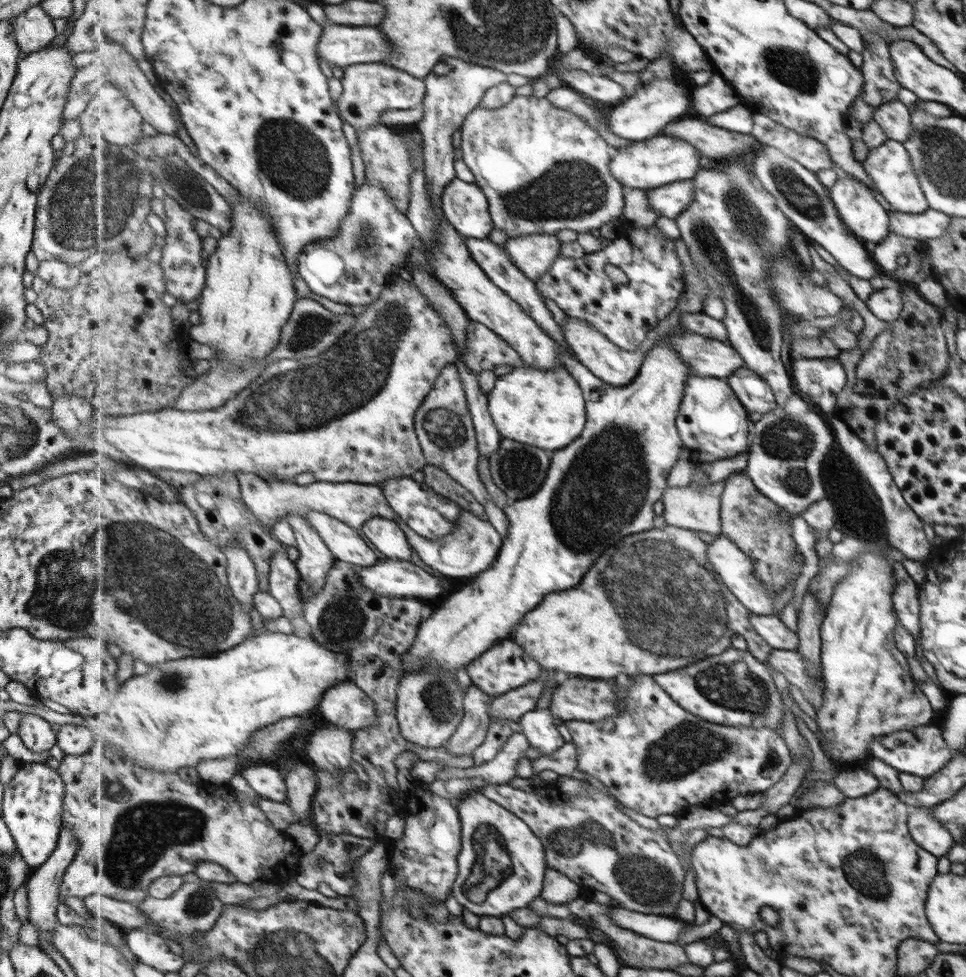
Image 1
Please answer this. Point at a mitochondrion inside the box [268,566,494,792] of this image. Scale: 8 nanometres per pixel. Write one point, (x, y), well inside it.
(333, 624)

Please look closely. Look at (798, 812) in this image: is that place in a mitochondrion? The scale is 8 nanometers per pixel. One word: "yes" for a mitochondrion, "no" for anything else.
no

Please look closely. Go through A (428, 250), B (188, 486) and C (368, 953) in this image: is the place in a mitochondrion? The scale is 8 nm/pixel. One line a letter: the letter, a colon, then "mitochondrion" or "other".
A: other
B: other
C: other

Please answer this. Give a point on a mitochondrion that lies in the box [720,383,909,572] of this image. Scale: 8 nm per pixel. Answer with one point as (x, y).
(786, 440)

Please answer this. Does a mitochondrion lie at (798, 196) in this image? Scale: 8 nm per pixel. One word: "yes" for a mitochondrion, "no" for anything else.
yes

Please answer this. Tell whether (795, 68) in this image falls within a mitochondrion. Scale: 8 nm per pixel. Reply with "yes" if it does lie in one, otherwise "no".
yes

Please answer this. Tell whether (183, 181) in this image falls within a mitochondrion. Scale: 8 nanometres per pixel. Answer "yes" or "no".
yes

